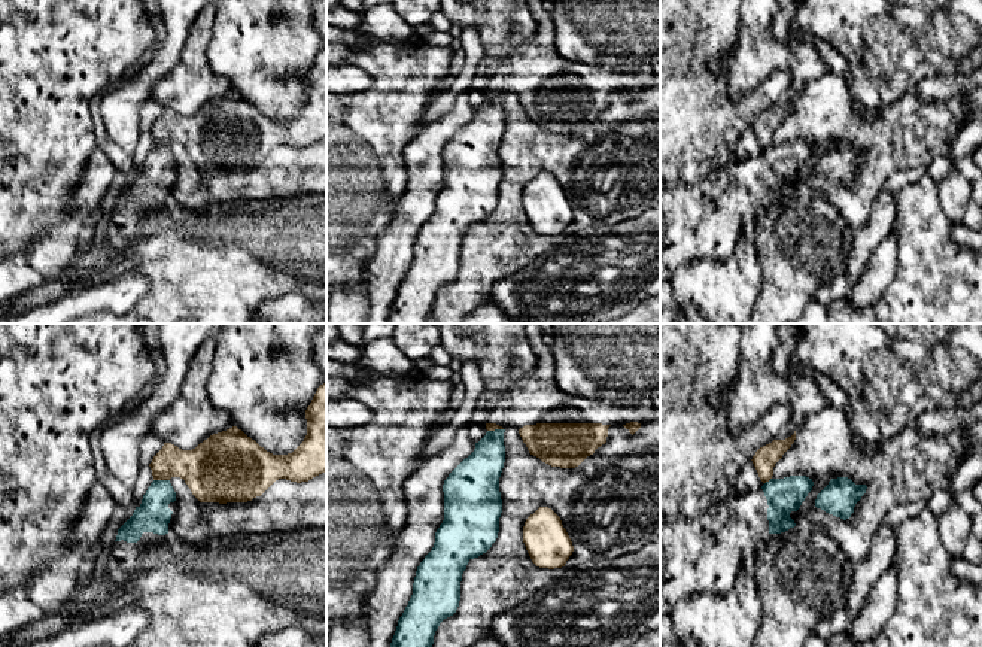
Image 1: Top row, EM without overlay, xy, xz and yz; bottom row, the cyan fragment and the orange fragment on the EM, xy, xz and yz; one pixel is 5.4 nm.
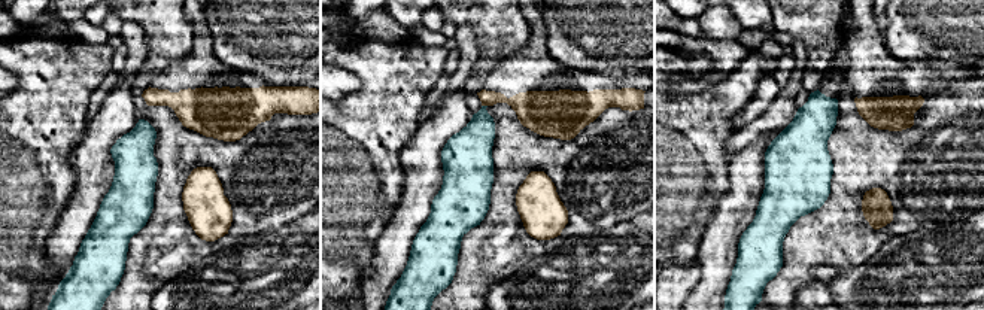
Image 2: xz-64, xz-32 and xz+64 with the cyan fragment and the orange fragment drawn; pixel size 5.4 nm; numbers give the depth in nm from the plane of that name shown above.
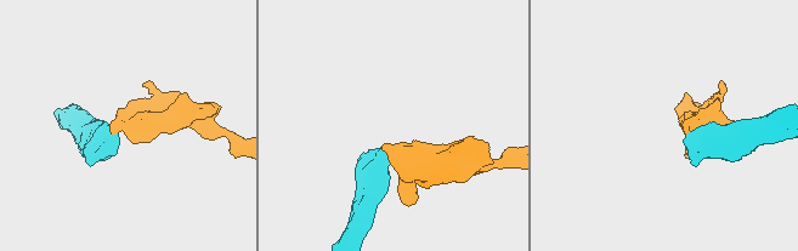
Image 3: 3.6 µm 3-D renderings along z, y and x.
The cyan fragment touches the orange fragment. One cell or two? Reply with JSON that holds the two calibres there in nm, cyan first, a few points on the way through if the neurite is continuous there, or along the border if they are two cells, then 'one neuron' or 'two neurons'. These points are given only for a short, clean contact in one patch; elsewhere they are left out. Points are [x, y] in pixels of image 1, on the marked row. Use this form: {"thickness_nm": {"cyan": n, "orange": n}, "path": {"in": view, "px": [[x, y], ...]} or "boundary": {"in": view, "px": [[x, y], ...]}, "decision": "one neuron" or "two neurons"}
{"thickness_nm": {"cyan": 180, "orange": 260}, "boundary": {"in": "xy", "px": [[154, 479], [169, 480]]}, "decision": "two neurons"}

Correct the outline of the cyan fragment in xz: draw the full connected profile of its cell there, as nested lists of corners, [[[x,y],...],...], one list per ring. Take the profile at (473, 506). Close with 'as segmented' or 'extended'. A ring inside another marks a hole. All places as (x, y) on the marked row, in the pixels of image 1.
[[[505,429],[487,431],[486,435],[475,443],[474,452],[465,458],[444,480],[444,520],[435,532],[432,550],[417,566],[413,583],[413,595],[398,620],[390,647],[432,647],[434,635],[440,623],[453,616],[459,607],[460,581],[468,562],[486,553],[496,541],[499,532],[499,517],[502,513],[499,477],[505,462],[504,432]]]; as segmented

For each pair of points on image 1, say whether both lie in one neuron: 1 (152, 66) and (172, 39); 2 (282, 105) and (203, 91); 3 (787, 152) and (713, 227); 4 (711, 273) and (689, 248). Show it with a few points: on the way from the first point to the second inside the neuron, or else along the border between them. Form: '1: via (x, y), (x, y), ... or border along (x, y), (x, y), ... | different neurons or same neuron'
1: via (158, 60), (172, 45) | same neuron
2: border along (209, 66), (224, 75), (234, 91) | different neurons
3: via (778, 175), (759, 194), (745, 194), (735, 204) | same neuron
4: border along (732, 254), (724, 260), (698, 258), (675, 272) | different neurons

